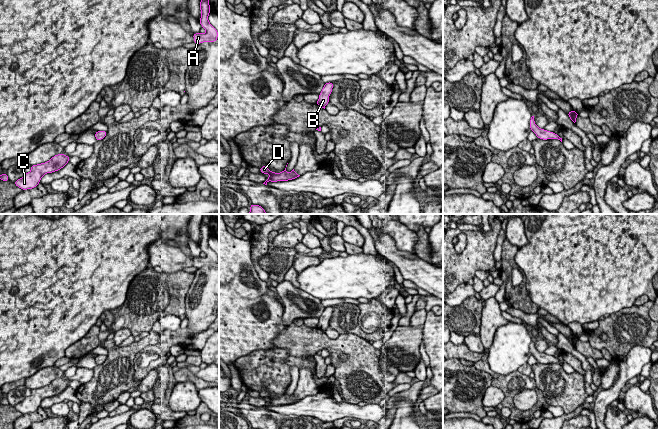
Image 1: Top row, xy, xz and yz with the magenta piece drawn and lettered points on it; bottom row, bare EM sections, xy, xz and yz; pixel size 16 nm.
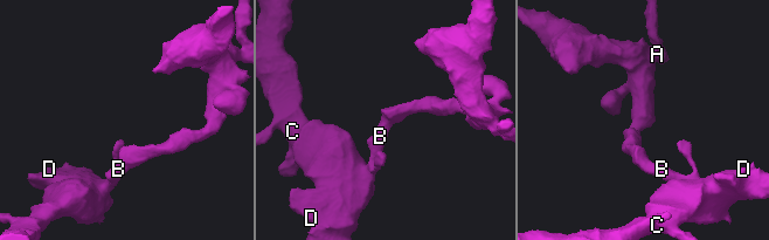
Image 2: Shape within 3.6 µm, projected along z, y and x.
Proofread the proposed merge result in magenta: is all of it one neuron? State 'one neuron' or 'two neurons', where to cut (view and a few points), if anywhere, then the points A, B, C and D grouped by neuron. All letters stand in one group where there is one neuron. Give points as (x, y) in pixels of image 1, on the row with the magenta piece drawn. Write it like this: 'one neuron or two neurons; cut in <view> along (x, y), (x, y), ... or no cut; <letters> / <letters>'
one neuron; no cut; A B C D

